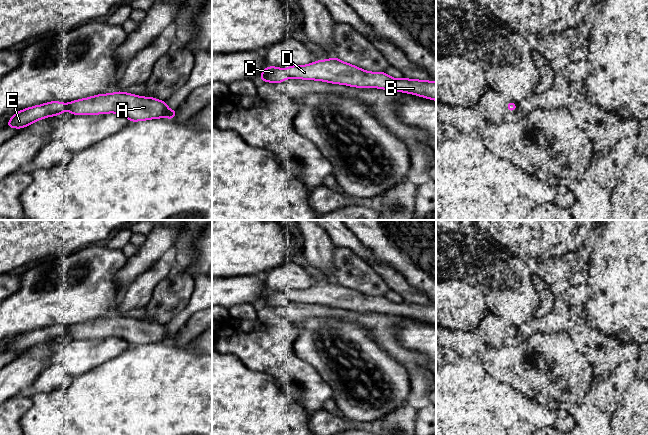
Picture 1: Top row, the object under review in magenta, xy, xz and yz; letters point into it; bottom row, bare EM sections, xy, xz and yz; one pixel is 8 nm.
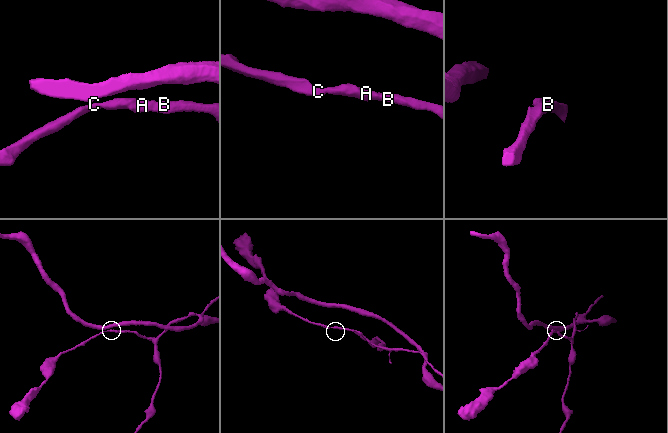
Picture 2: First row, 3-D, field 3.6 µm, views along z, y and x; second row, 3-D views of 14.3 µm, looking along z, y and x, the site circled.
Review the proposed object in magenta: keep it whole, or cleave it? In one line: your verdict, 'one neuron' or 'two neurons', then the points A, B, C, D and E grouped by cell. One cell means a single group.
one neuron; groups A B C D E

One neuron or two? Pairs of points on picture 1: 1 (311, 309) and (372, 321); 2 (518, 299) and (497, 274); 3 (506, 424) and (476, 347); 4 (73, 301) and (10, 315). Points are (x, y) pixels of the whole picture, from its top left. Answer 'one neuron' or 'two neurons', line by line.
1: one neuron
2: one neuron
3: two neurons
4: one neuron

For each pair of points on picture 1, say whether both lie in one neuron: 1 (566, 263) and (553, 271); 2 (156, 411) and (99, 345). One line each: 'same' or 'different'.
1: same
2: different

